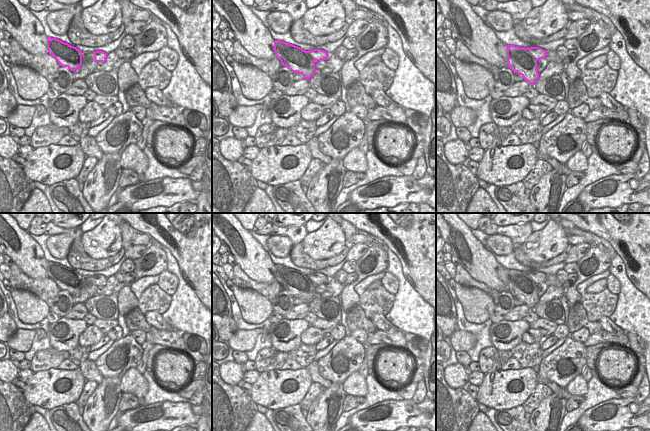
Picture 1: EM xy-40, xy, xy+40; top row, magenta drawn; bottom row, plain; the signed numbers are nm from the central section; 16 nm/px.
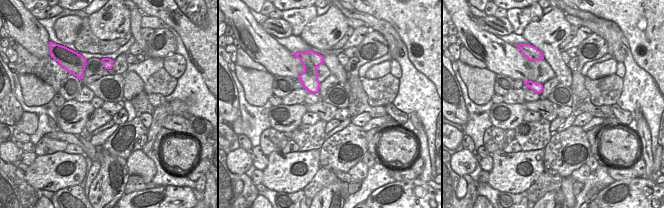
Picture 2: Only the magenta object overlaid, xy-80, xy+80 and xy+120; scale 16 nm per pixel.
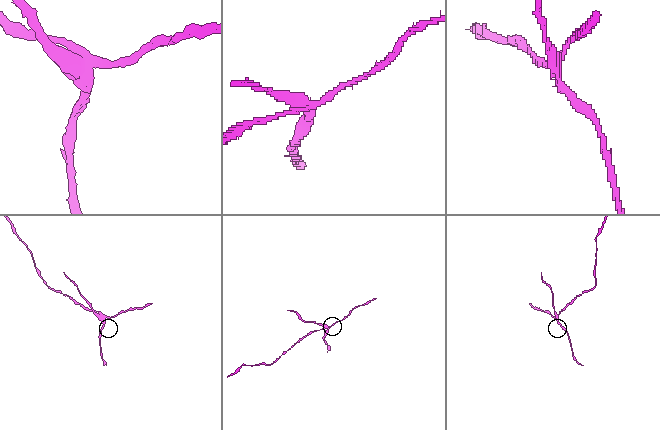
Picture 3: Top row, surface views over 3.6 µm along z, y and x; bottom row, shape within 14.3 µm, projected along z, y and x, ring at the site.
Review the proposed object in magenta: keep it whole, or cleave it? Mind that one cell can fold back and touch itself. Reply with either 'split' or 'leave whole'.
split

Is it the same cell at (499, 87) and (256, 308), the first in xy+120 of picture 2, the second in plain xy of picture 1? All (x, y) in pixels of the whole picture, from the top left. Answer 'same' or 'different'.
different

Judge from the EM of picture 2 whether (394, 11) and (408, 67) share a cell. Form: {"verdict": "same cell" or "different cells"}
{"verdict": "different cells"}

